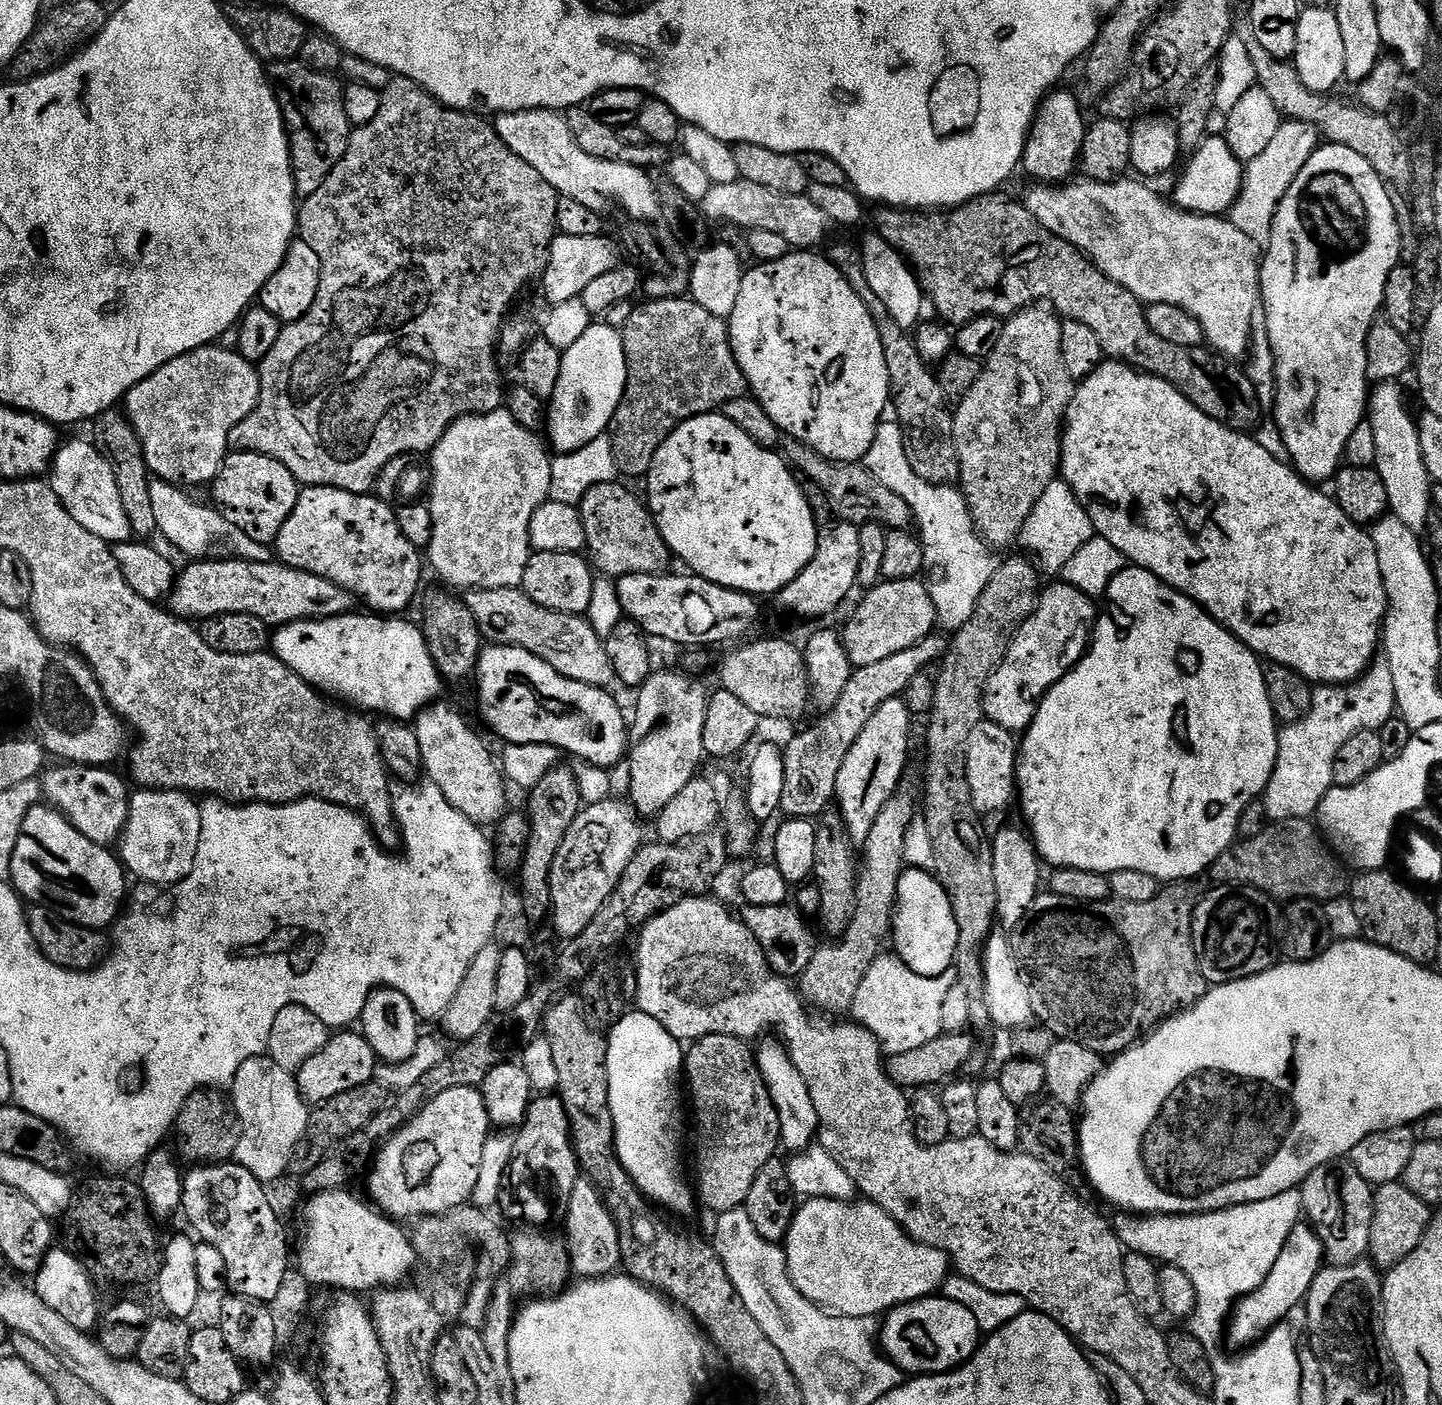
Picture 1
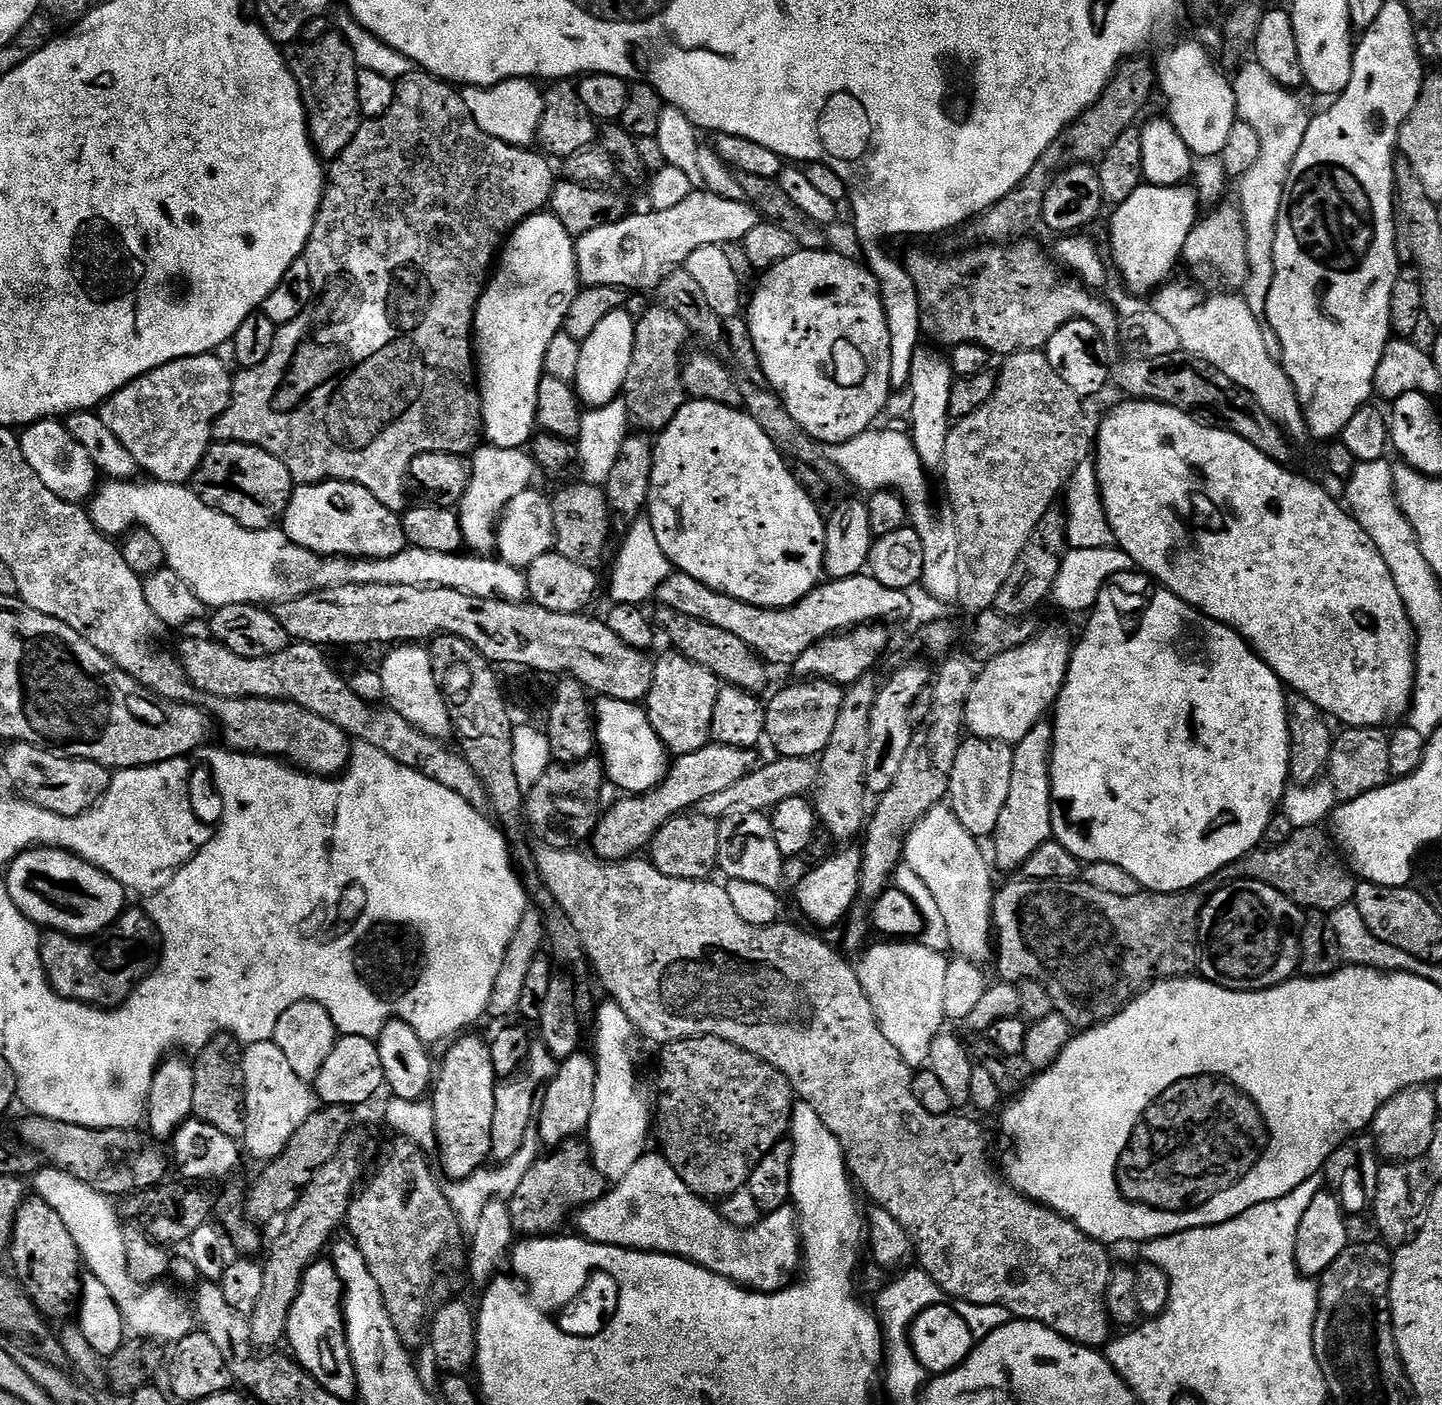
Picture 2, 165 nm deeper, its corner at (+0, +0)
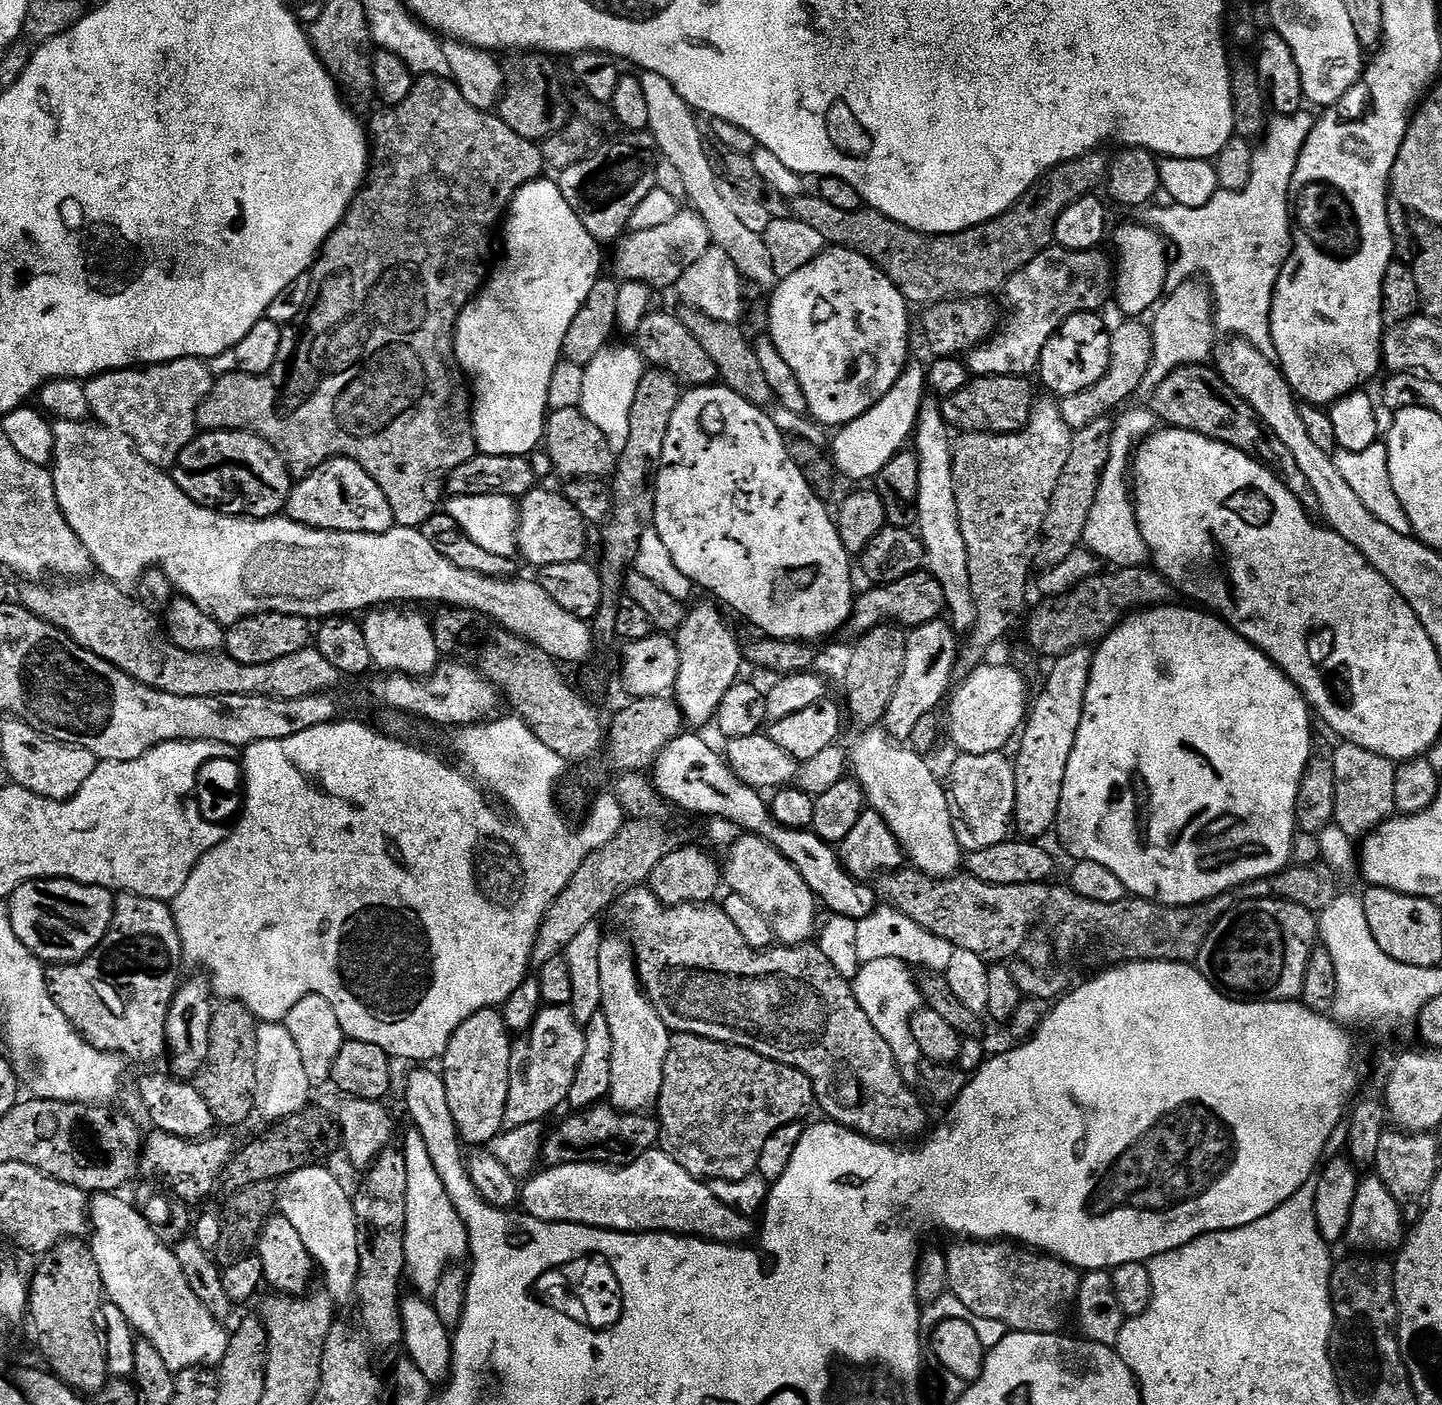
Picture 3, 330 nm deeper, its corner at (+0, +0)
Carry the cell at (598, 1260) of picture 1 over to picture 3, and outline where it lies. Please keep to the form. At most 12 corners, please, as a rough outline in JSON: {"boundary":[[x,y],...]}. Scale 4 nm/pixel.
{"boundary":[[623,935],[598,950],[614,1038],[608,1096],[660,1099],[673,1033],[648,1001]]}

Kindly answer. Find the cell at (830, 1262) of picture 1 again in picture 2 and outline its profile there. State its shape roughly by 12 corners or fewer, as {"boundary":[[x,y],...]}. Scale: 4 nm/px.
{"boundary":[[663,1155],[579,1209],[595,1244],[694,1262],[753,1292],[802,1264],[795,1207],[722,1218]]}

